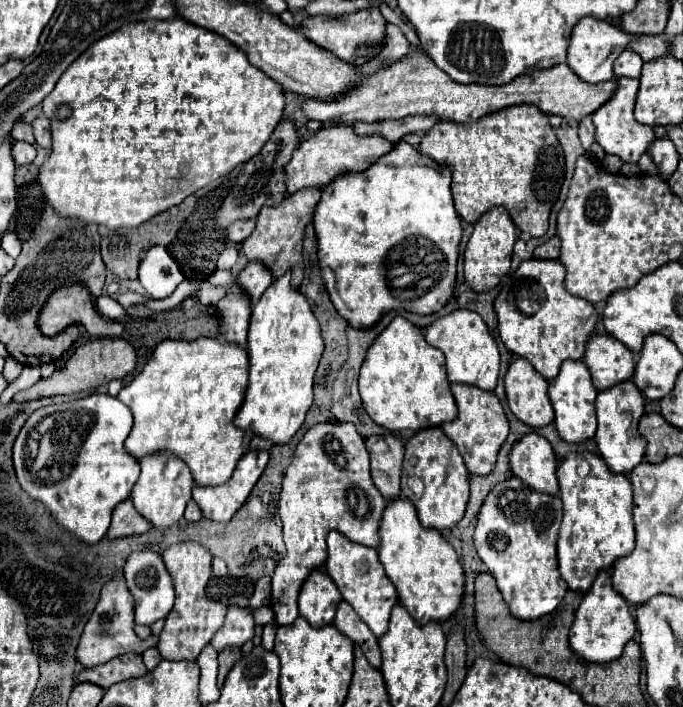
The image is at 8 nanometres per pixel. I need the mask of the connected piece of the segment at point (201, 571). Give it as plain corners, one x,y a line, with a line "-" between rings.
193,541
177,543
163,551
163,561
175,581
175,605
165,619
165,627
163,627
163,631
159,635
159,643
157,643
157,649
163,659
195,661
197,655
201,653
201,649
211,641
211,637
223,623
227,605
207,599
207,595
205,595
205,587
211,577
211,559
213,557
211,557
209,549
199,543
193,543

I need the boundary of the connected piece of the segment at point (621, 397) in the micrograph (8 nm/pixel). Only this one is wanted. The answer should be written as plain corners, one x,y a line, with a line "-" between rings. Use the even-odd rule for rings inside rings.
625,381
625,383
613,385
611,389
599,391
595,407
597,407
597,421
599,421
595,441
599,445
601,457
605,459
605,463
609,465
609,469
613,473
623,473
623,475
631,473
633,467
637,467
643,461
645,449
647,449
647,441
637,431
639,419
645,411
643,393
639,393
639,389
635,389
635,383

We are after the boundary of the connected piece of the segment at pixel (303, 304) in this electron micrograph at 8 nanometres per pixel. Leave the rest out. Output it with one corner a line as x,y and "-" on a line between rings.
285,273
275,279
261,299
253,305
251,313
251,325
249,325
249,337
247,337
247,349
249,349
249,387
245,393
245,401
235,417
235,425
241,429
251,429
255,435
267,437
275,441
275,445
287,443
297,429
303,425
305,415
313,403
313,377
319,365
319,359
323,355
323,339
321,339
321,327
317,317
313,315
307,299
303,293
299,293
291,285
291,273

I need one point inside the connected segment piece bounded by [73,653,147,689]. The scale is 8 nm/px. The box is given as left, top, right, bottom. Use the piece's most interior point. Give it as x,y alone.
130,665

